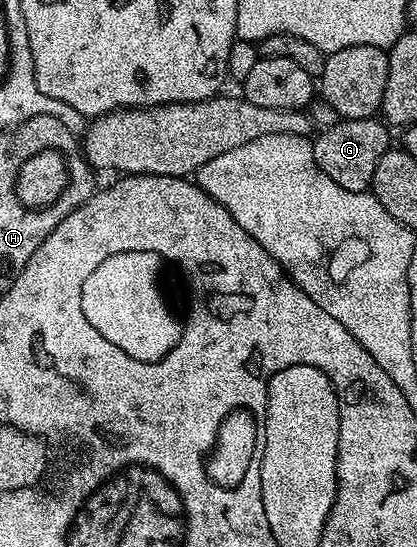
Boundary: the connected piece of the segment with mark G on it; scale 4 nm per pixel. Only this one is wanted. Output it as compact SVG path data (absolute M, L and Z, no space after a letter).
M375 117L370 119L340 118L335 122L339 123L325 128L319 136L318 134L314 136L317 165L326 175L333 177L333 181L337 181L341 189L368 190L373 181L373 173L377 169L377 161L381 161L383 154L392 146L390 135L392 132L386 122Z

